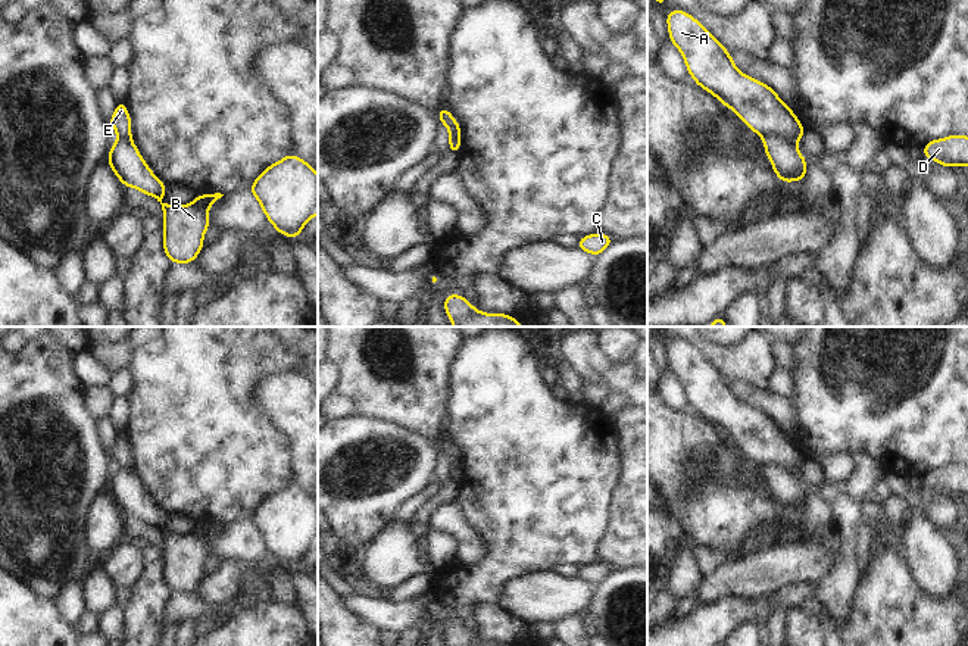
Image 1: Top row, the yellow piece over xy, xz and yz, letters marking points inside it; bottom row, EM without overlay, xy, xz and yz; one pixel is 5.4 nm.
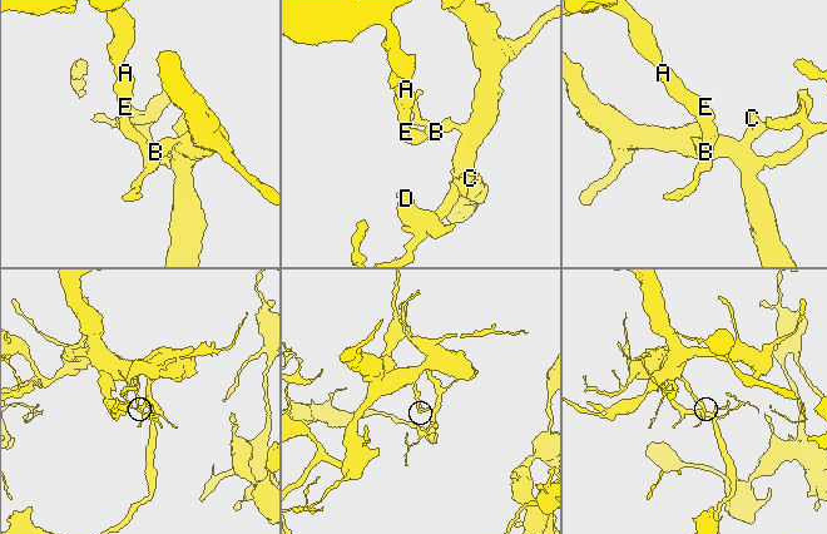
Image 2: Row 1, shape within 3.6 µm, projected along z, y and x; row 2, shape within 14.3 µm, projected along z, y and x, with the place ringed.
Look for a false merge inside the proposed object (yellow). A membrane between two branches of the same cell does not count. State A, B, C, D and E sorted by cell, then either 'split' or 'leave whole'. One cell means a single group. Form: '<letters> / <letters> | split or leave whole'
A E / B C D | split

